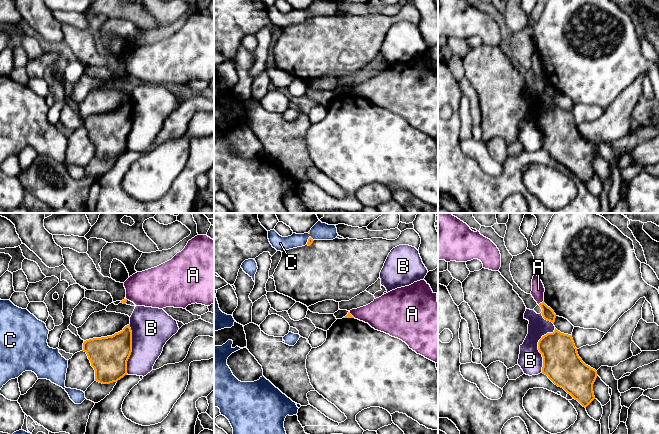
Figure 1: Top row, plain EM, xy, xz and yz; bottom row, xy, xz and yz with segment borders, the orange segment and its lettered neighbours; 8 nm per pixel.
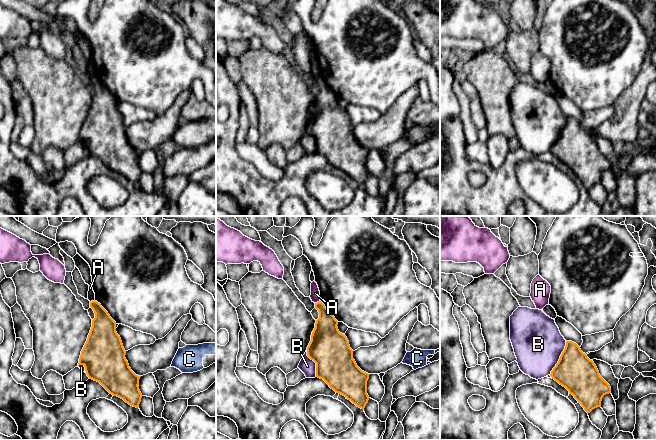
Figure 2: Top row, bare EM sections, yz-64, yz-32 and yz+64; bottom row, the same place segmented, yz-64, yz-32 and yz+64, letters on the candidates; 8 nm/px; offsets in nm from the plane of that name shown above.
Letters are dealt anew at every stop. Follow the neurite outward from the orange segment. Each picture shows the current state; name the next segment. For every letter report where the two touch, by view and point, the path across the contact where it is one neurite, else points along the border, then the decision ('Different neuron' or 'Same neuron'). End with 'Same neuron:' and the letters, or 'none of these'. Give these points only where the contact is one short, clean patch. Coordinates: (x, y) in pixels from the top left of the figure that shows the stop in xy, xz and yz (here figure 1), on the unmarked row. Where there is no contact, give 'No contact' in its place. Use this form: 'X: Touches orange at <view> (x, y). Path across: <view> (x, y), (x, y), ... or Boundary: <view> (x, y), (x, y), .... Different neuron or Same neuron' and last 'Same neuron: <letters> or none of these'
A: Touches orange at yz (540, 79). Boundary: yz (543, 76), (538, 80). Different neuron
B: Touches orange at yz (538, 124). Different neuron
C: Touches orange at xz (308, 16). Different neuron
Same neuron: none of these

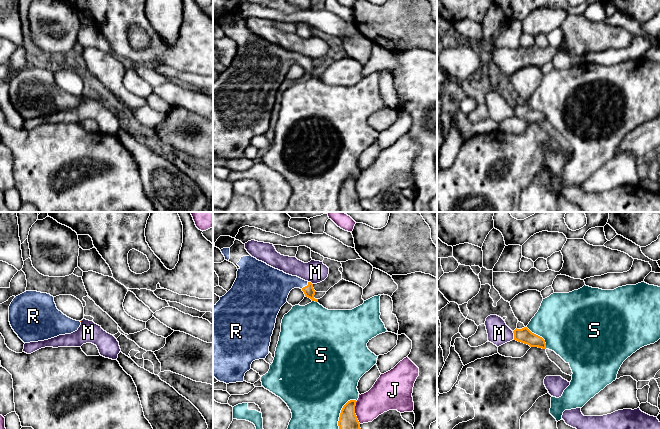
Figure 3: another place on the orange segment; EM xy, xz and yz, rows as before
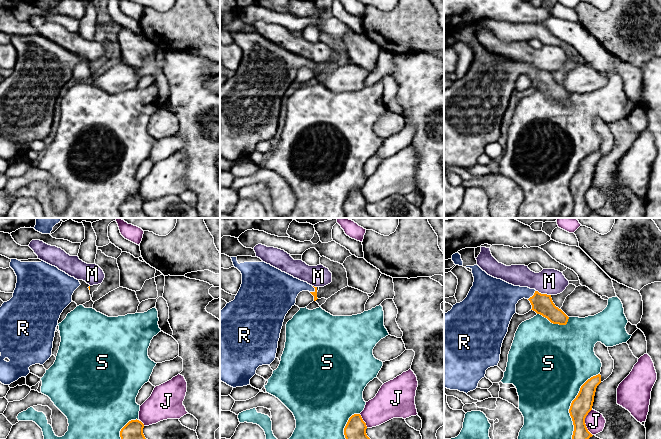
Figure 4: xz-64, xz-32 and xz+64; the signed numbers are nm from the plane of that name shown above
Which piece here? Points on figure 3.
J: Touches orange at xz (354, 188). Different neuron
M: Touches orange at yz (514, 111). Different neuron
R: Touches orange at xz (305, 62). Path across: xz (308, 66), (305, 62), (274, 62). Same neuron
S: Touches orange at xz (340, 191). Different neuron
Same neuron: R

